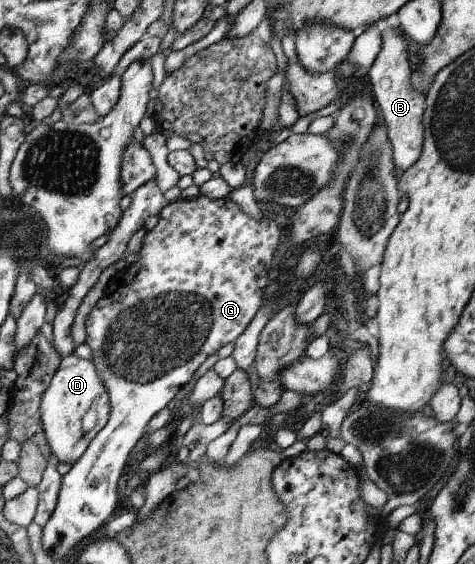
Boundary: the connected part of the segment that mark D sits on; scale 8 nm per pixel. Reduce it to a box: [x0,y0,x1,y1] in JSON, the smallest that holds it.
[40,352,110,465]

